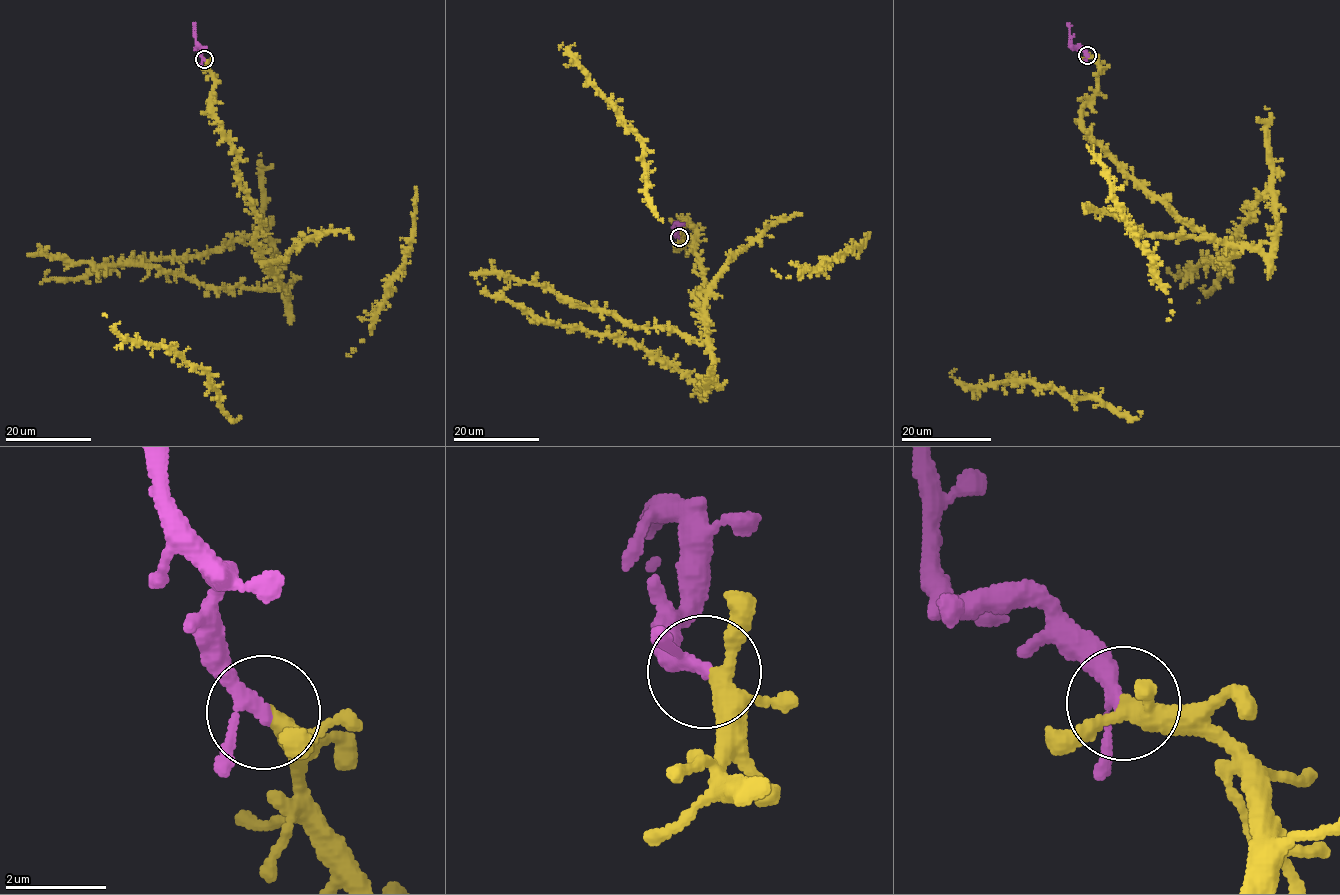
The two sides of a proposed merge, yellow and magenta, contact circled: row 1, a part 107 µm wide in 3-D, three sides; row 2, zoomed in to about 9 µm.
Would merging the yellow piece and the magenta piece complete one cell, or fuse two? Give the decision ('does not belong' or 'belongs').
belongs

